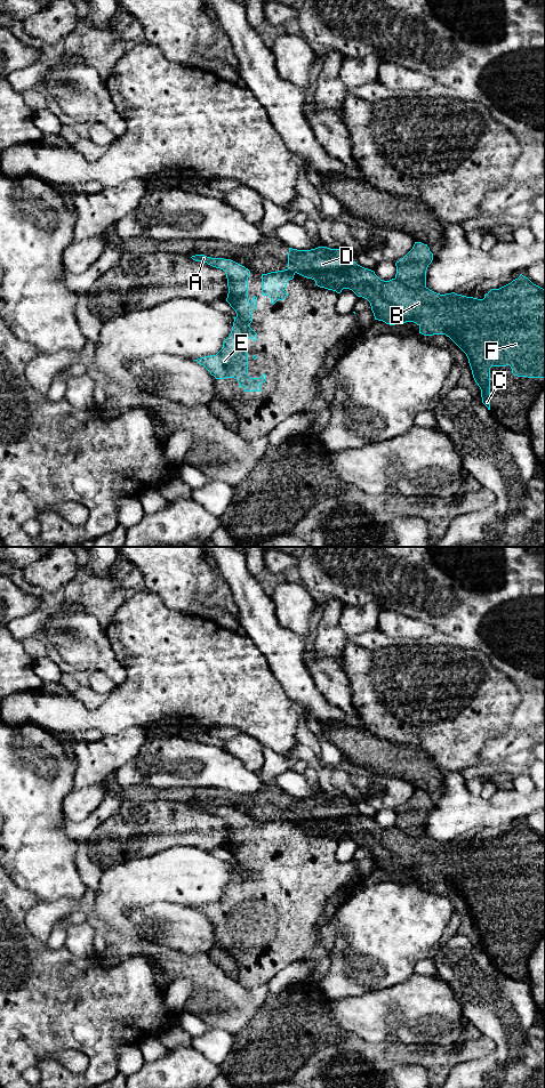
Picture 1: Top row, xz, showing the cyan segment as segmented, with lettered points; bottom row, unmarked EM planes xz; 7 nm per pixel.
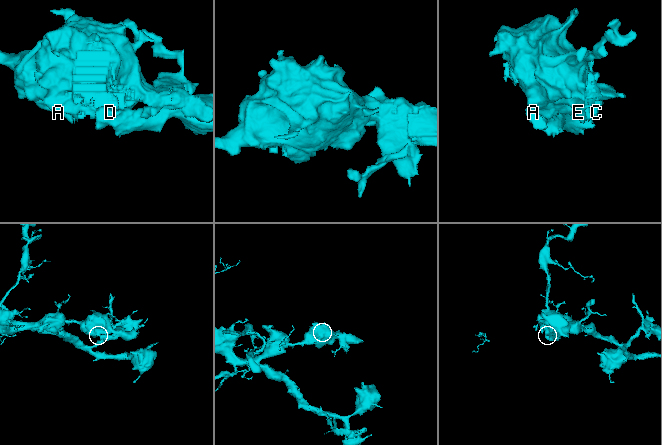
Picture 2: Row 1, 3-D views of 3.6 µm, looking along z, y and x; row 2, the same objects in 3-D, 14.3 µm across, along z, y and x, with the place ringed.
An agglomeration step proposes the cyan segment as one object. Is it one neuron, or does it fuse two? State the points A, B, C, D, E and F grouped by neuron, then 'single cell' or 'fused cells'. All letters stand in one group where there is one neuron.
groups A E / B C D F; fused cells

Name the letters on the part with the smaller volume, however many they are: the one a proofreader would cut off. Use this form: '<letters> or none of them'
B, C, D, F

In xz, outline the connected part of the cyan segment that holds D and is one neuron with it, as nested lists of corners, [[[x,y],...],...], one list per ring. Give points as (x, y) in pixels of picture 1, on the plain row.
[[[415,790],[412,797],[395,811],[395,825],[384,829],[374,819],[358,813],[344,796],[289,796],[288,817],[337,841],[343,837],[352,838],[370,851],[375,868],[390,873],[414,870],[424,884],[449,885],[466,902],[473,926],[481,937],[482,951],[488,958],[491,914],[510,913],[514,924],[545,926],[545,837],[520,822],[511,831],[491,837],[483,847],[455,840],[440,843],[426,835],[426,819],[432,808],[433,801],[427,792]]]

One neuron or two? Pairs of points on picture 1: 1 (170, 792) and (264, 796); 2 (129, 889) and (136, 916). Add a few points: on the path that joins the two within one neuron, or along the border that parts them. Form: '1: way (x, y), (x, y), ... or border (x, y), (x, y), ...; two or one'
1: way (193, 795), (241, 800); one
2: border (161, 902), (137, 907), (130, 911), (128, 917); two

